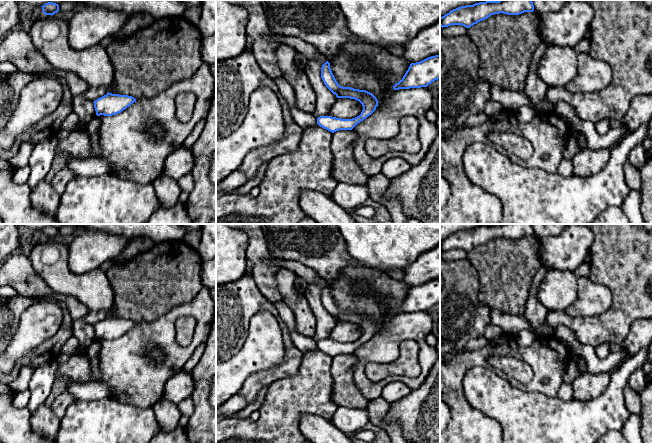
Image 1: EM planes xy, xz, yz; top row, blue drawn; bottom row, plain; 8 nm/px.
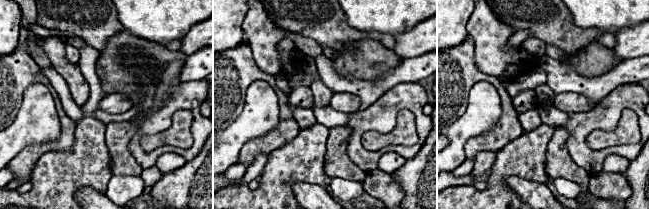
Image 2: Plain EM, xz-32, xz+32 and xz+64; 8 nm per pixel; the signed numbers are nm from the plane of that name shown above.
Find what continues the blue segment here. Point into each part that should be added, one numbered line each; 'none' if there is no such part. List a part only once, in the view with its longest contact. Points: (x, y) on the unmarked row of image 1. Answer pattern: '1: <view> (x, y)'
none

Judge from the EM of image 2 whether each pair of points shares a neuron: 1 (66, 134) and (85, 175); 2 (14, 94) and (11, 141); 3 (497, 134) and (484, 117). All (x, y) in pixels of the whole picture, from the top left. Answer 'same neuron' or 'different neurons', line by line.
1: different neurons
2: different neurons
3: different neurons

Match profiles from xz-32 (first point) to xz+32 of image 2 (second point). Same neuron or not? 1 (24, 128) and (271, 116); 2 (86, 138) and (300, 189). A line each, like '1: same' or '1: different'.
1: same
2: different

